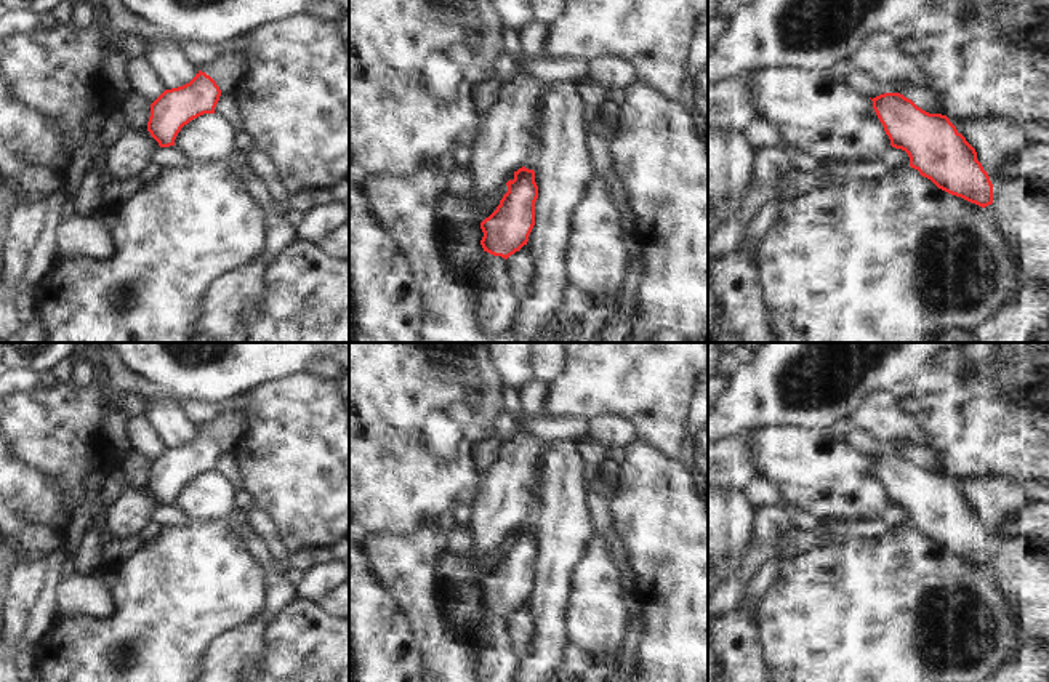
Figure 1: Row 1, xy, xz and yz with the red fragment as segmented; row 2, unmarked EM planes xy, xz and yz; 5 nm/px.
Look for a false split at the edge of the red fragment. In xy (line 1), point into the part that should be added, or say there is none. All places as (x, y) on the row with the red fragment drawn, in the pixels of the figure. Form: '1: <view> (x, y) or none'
1: none

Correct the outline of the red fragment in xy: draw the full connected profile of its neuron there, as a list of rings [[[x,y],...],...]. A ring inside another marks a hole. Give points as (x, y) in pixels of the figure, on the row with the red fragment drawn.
[[[199,70],[189,83],[165,90],[151,104],[147,131],[160,147],[175,146],[184,125],[203,114],[215,114],[219,96],[221,90],[216,82]]]

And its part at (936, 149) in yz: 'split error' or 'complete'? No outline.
complete

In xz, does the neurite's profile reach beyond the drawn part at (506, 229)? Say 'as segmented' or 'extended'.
as segmented

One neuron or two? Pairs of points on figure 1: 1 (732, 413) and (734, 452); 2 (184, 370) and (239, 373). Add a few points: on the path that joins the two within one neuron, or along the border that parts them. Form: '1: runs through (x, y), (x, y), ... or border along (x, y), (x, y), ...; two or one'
1: border along (750, 429), (734, 433), (724, 439); two
2: runs through (197, 370), (226, 370); one

